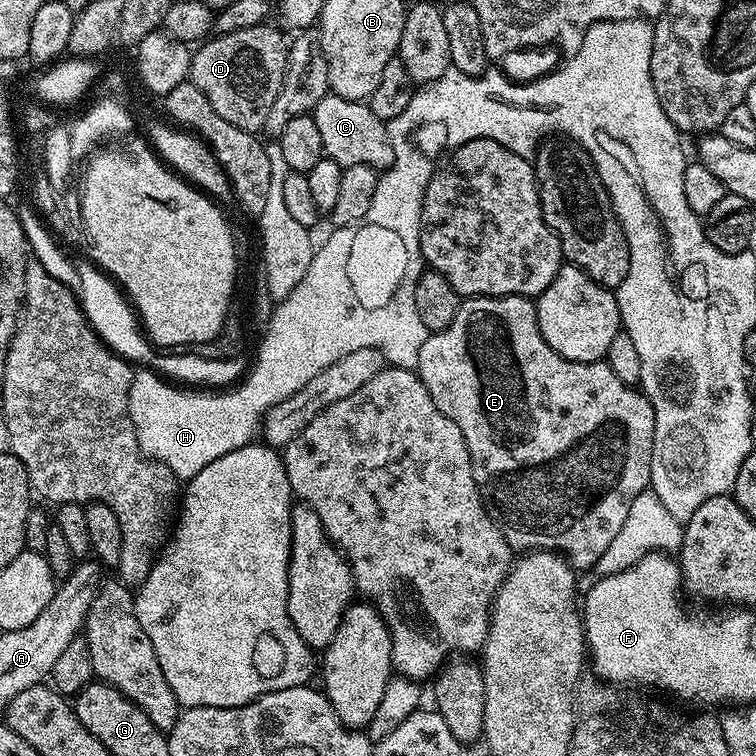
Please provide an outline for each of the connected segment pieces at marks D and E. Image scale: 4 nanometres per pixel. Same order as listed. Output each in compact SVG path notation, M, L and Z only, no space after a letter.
M265 22L258 26L250 26L246 30L234 30L230 34L213 35L205 39L192 53L192 70L190 82L206 94L206 102L214 106L221 118L226 118L230 126L238 126L238 130L259 133L266 122L266 114L270 114L270 106L274 98L278 98L278 90L282 90L282 82L288 65L289 41L284 40L285 33L279 27L271 28Z
M474 296L461 303L458 314L450 326L441 332L431 333L426 342L422 342L422 351L418 354L418 362L414 369L417 376L430 390L430 398L434 398L434 406L462 430L462 438L466 438L466 450L470 450L470 462L474 470L474 482L484 500L492 519L500 528L510 547L520 554L537 550L541 552L559 552L565 557L573 569L591 570L594 562L610 550L610 542L618 538L618 530L626 522L626 514L630 514L630 506L634 506L634 498L644 496L649 491L650 458L654 446L654 410L648 397L639 387L622 382L618 374L608 371L607 363L587 364L586 362L570 362L558 354L542 338L542 330L536 321L535 303L527 296Z

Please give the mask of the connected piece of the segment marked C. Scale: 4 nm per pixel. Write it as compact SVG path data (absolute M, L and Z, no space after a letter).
M326 95L310 115L322 130L322 146L327 159L338 162L341 168L350 166L370 166L377 170L387 170L394 162L394 146L390 146L388 126L385 121L370 110L363 100L347 100L341 96Z

